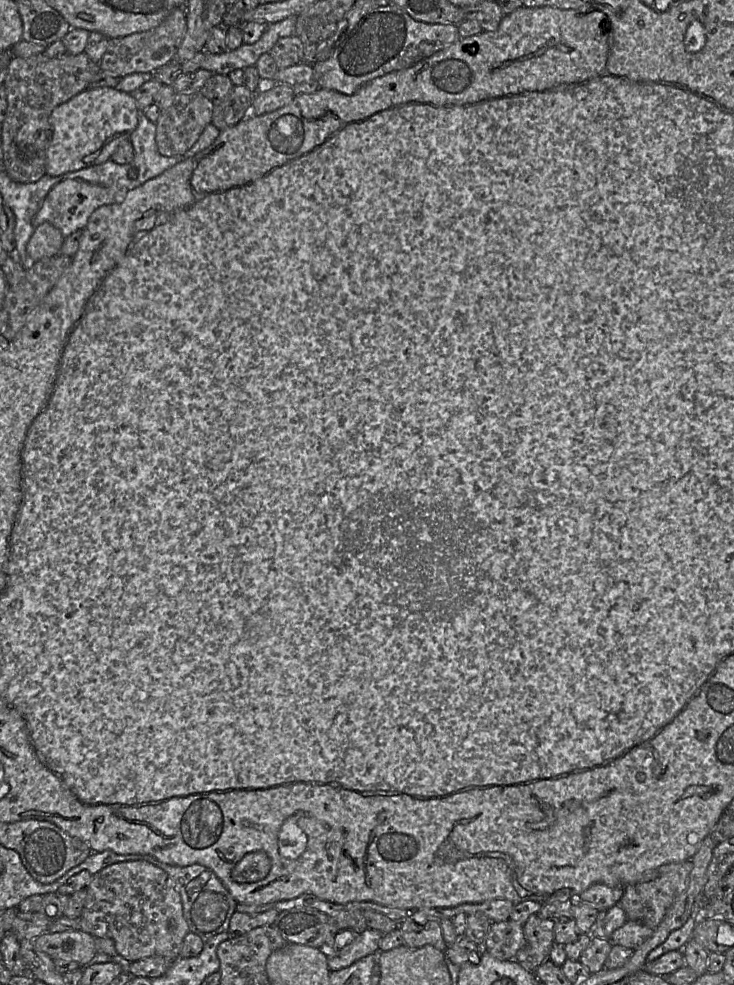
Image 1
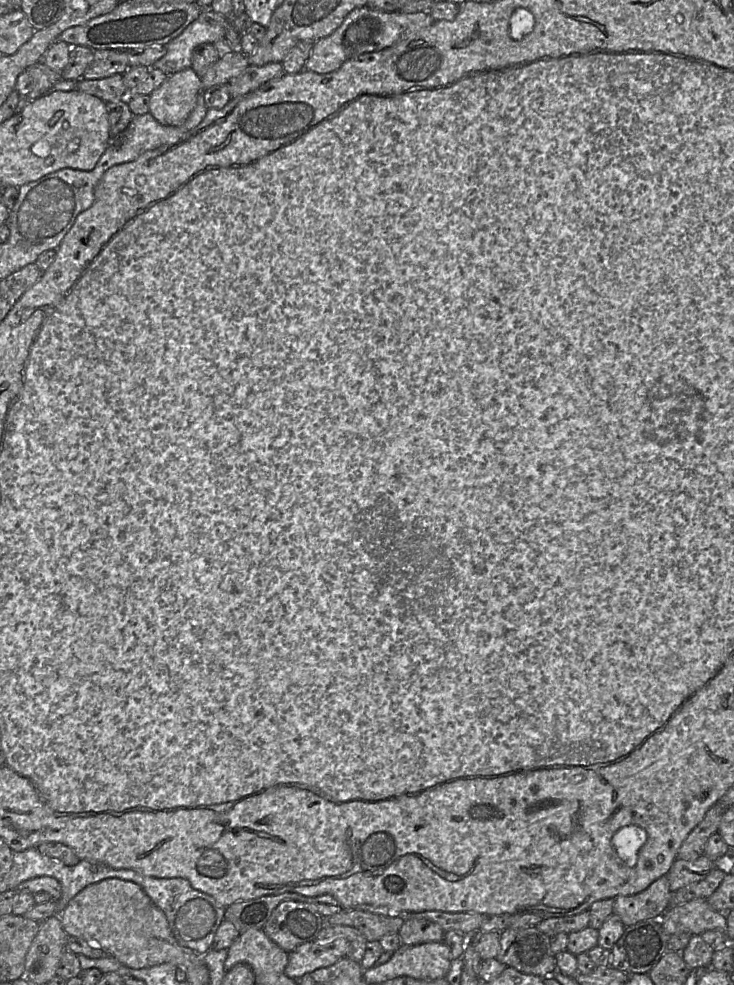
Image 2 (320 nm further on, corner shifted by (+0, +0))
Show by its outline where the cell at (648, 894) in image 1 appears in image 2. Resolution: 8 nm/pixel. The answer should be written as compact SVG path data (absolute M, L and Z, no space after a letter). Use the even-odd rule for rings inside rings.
M663 875L639 893L614 898L613 913L619 916L625 926L660 919L669 908L670 896L668 877Z

